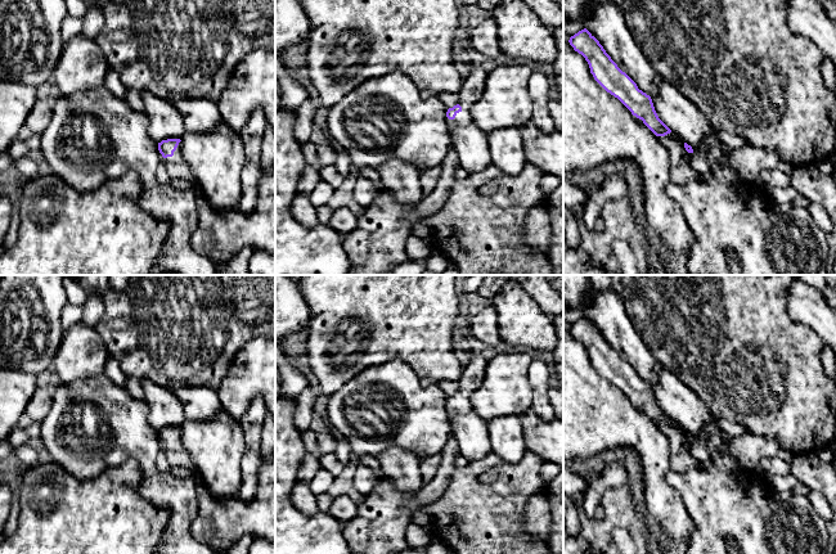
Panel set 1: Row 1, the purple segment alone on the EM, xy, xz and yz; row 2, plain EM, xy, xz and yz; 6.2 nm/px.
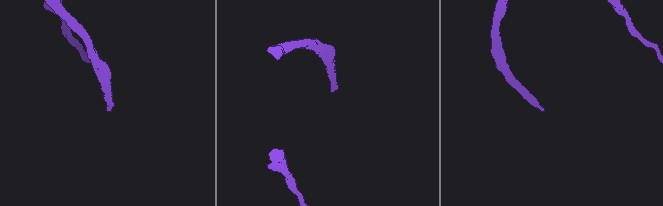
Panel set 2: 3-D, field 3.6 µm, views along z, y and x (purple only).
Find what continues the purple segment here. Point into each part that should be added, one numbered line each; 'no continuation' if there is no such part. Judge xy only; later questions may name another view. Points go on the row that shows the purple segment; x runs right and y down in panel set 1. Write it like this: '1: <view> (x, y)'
1: xy (176, 166)

